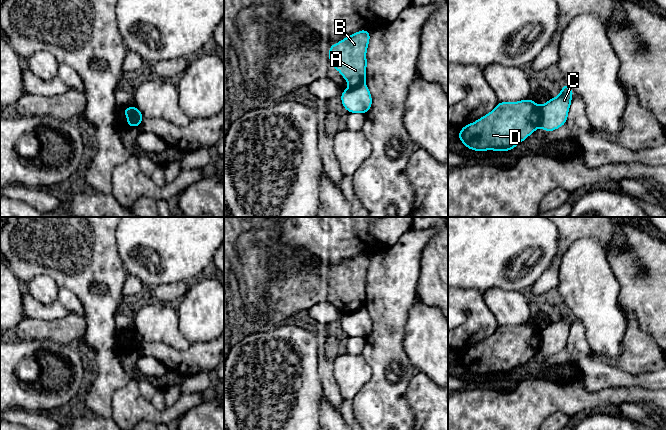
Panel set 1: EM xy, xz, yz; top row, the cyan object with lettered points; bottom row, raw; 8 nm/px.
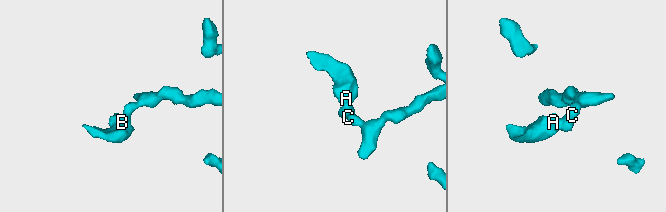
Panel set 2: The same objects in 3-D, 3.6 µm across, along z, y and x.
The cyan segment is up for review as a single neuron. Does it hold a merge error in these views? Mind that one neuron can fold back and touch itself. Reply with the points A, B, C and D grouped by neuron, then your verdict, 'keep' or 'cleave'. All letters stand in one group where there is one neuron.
A B D / C | cleave

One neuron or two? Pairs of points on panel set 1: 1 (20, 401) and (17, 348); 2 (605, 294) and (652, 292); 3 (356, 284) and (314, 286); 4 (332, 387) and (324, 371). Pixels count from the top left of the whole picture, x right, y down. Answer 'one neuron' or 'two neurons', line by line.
1: one neuron
2: two neurons
3: one neuron
4: one neuron

